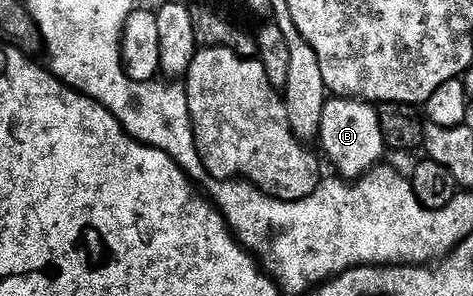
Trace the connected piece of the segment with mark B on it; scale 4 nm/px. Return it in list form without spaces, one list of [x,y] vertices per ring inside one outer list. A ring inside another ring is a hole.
[[[331,97],[326,100],[318,142],[330,163],[335,167],[334,172],[344,180],[354,181],[364,177],[382,162],[384,158],[382,155],[387,151],[381,131],[378,108],[372,102],[360,101],[357,98]]]

